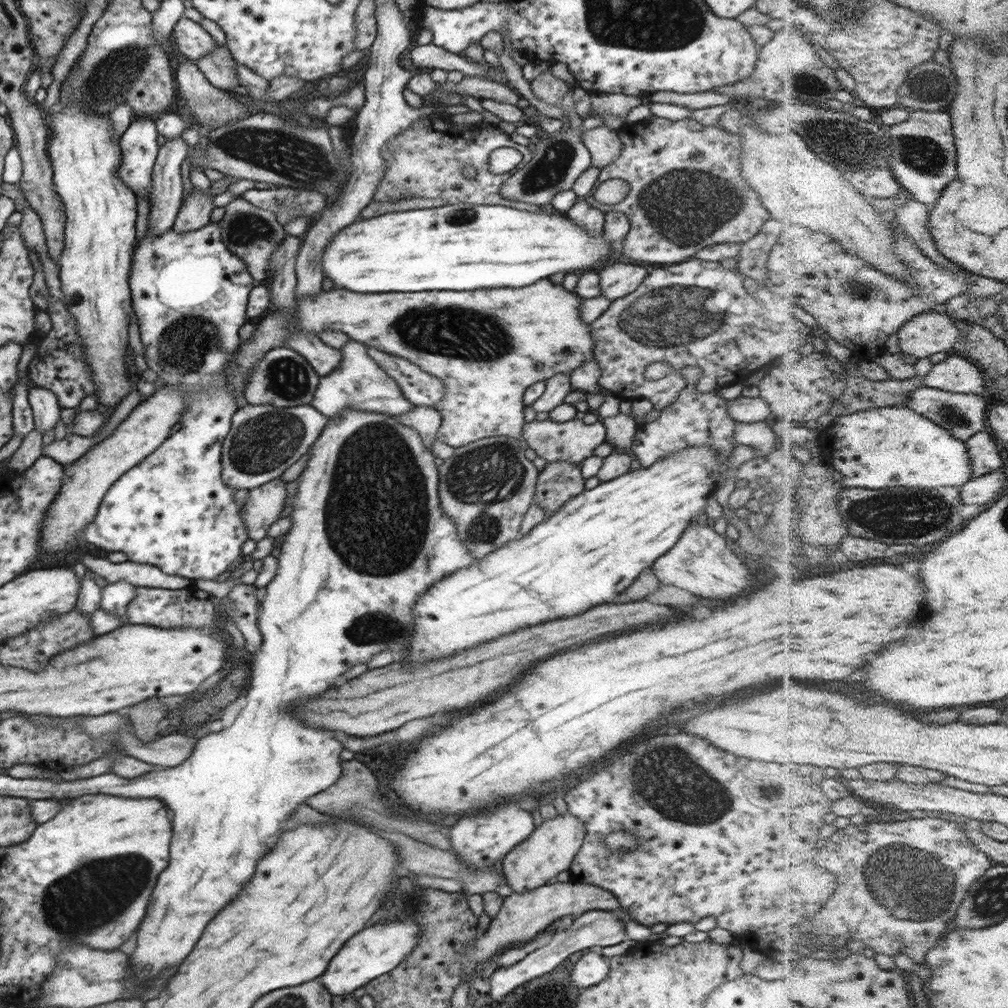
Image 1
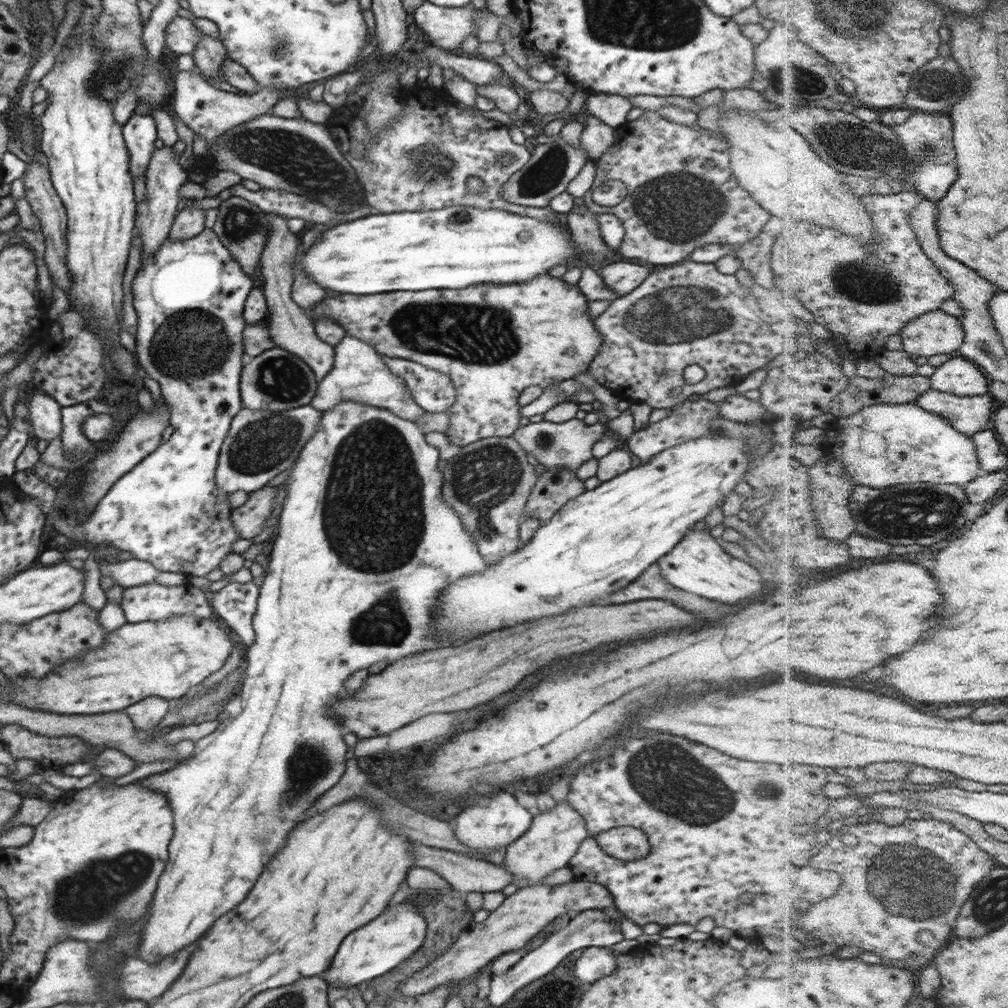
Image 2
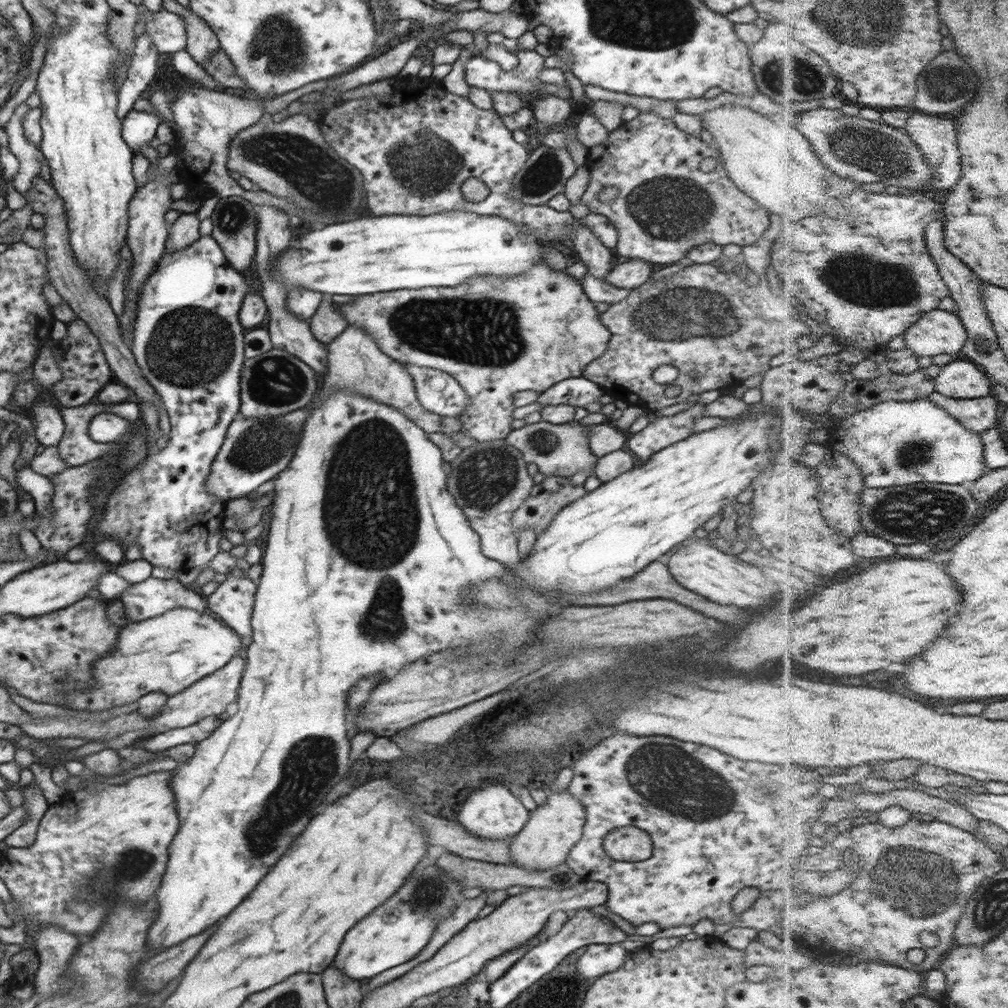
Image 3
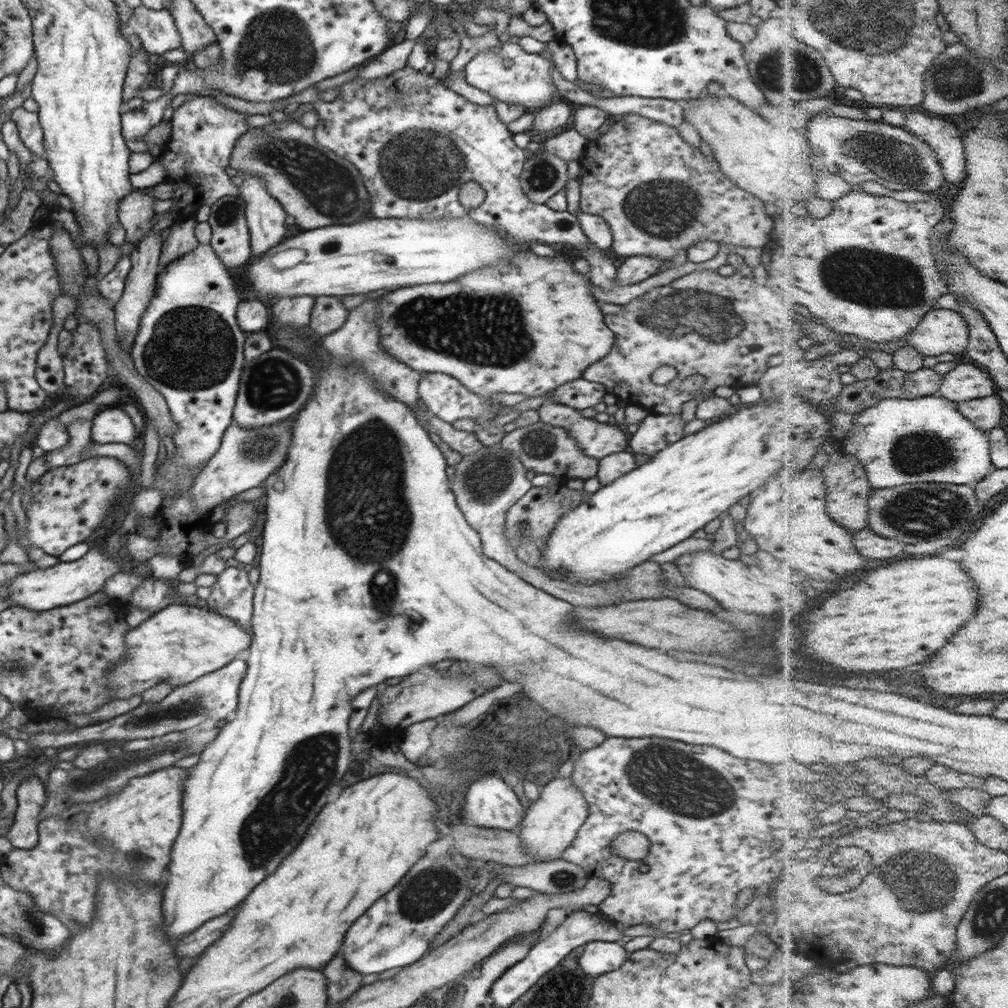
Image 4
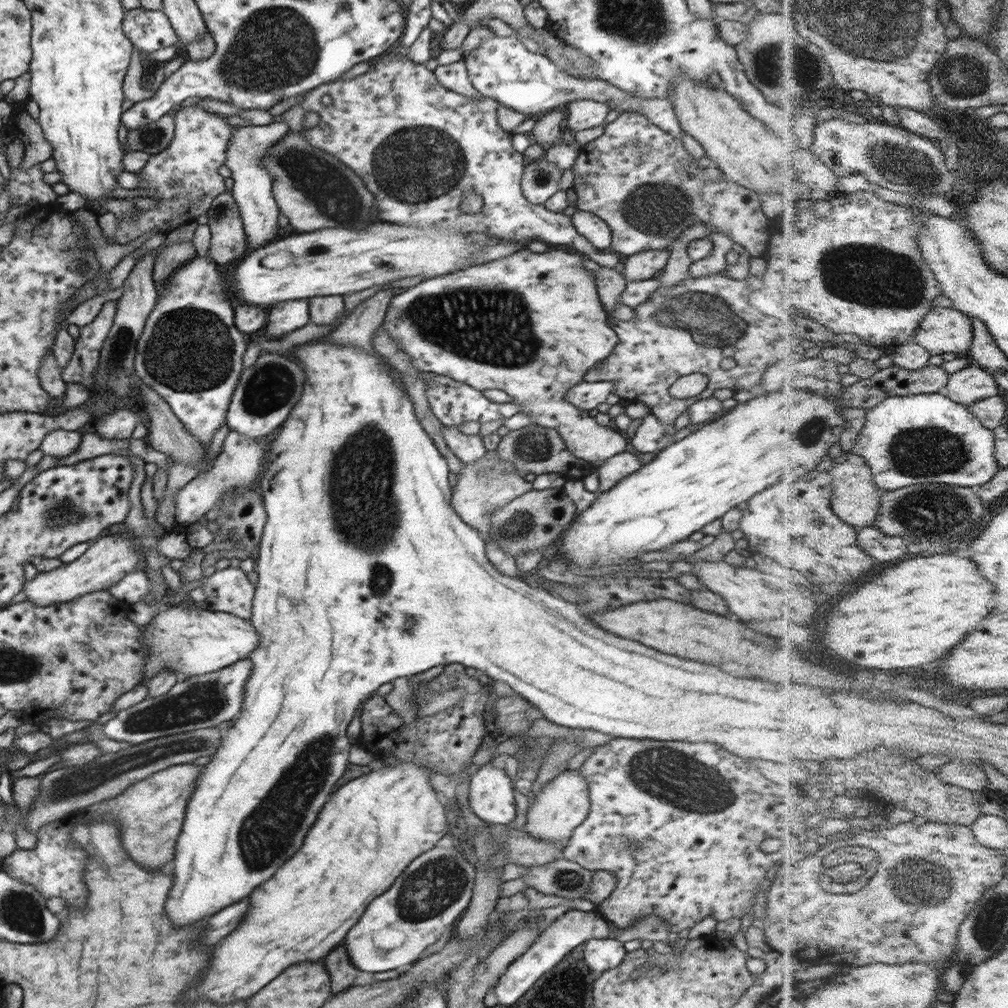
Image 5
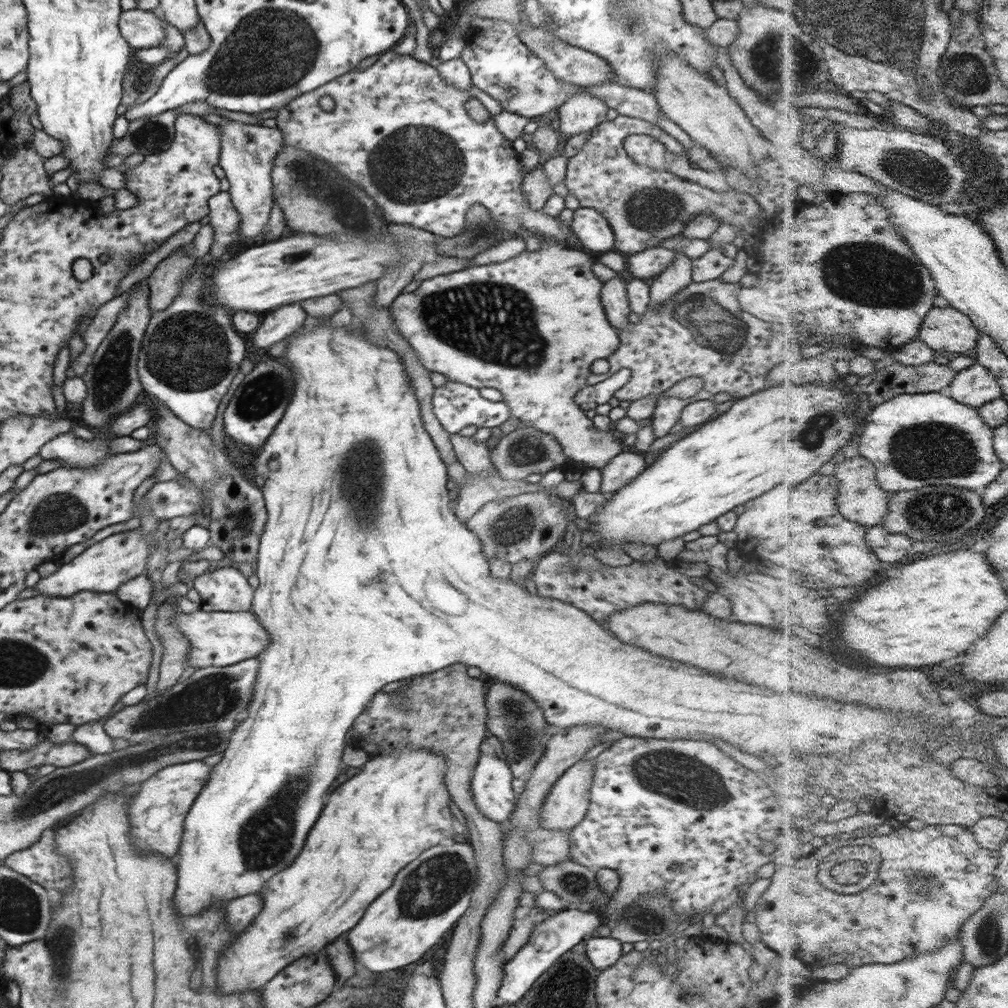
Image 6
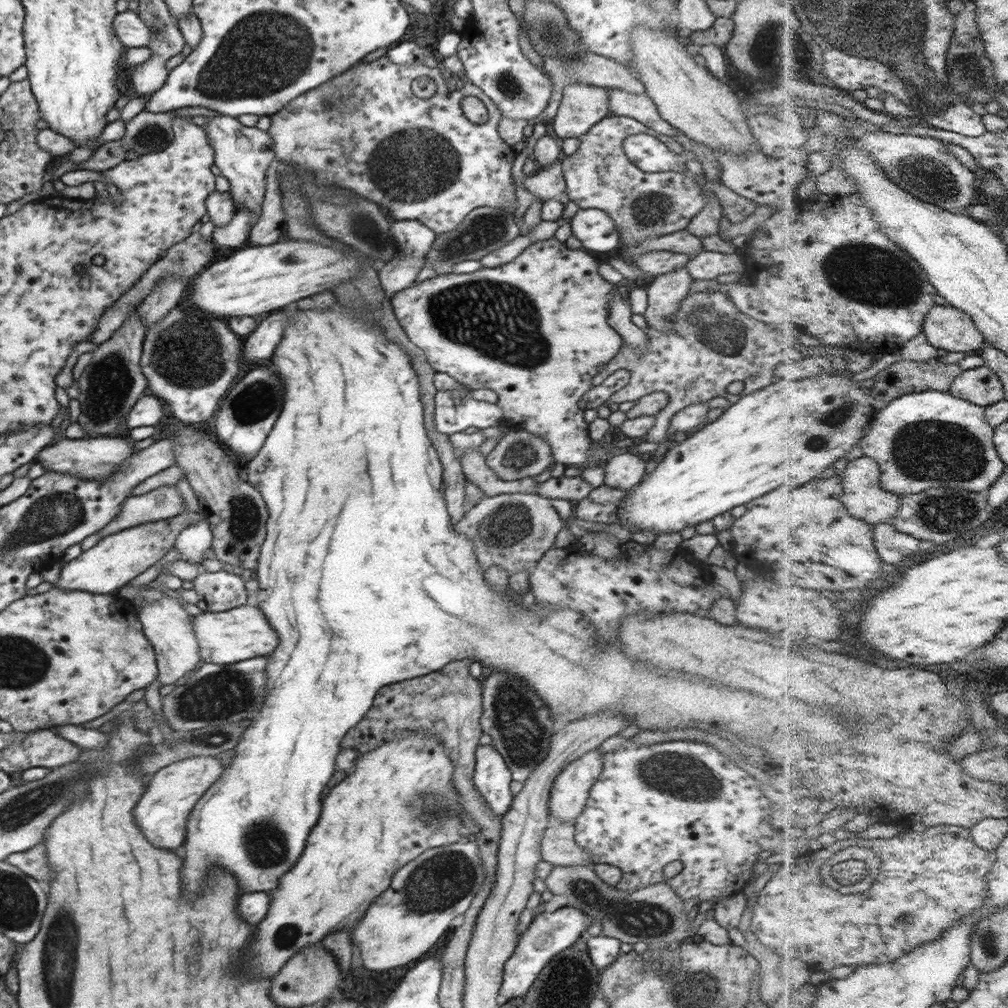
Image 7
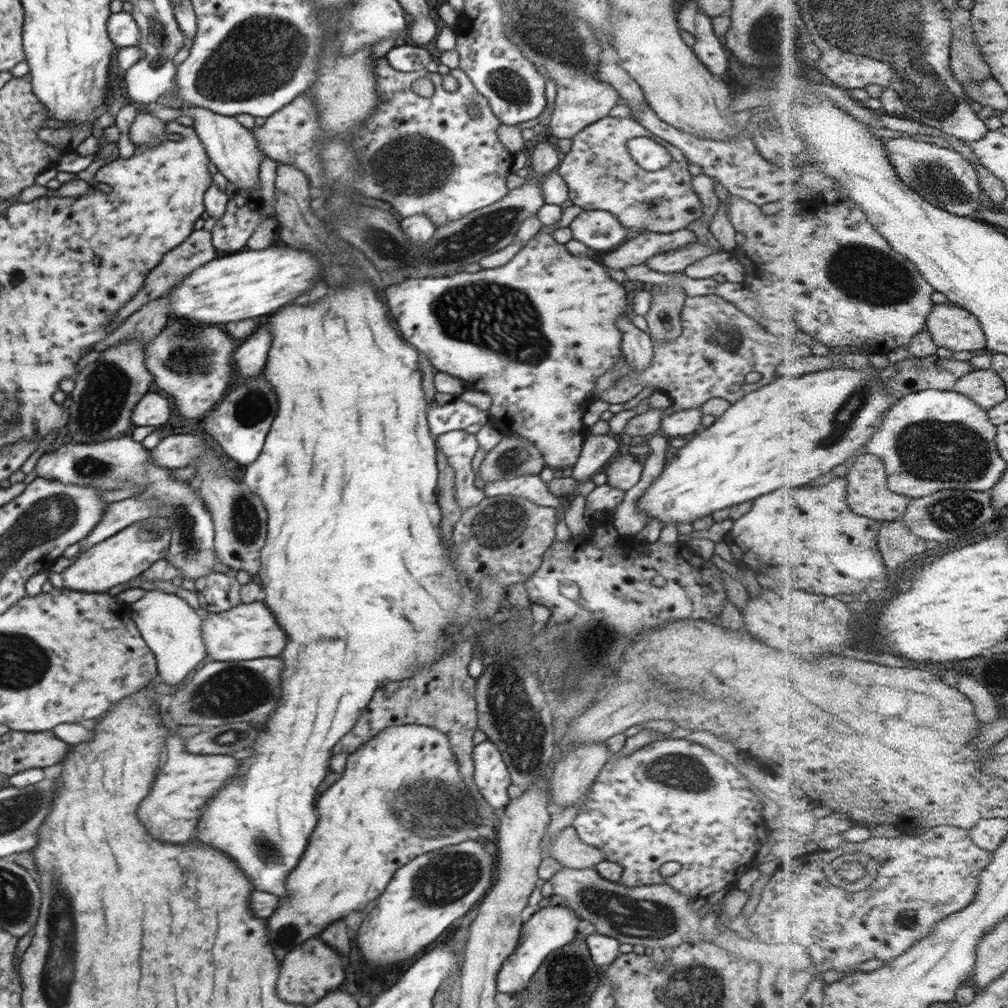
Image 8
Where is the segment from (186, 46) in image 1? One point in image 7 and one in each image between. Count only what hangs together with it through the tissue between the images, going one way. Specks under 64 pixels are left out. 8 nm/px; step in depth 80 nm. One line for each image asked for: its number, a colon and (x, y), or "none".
2: (182, 36)
3: (167, 30)
4: (156, 29)
5: (149, 30)
6: (141, 29)
7: (129, 28)

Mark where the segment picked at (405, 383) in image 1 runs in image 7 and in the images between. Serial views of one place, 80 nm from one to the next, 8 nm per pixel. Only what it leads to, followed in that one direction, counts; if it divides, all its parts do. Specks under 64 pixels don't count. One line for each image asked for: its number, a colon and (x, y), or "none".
2: (434, 392)
3: (437, 391)
4: (447, 398)
5: (453, 403)
6: (456, 405)
7: (455, 410)

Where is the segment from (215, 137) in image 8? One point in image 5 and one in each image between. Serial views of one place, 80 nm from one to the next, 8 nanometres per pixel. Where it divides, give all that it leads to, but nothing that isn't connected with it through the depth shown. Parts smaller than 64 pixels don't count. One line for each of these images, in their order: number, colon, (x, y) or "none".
5: (252, 190)
6: (247, 153)
7: (242, 153)

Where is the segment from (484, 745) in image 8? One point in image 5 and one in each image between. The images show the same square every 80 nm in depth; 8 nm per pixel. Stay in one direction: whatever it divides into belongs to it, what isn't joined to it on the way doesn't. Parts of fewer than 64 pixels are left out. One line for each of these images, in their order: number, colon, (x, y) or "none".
5: (491, 794)
6: (491, 783)
7: (492, 777)

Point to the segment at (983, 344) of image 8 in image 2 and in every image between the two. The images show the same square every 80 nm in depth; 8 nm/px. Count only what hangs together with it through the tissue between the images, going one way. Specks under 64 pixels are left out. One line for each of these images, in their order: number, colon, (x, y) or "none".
2: (938, 332)
3: (939, 332)
4: (943, 330)
5: (945, 329)
6: (946, 328)
7: (953, 329)

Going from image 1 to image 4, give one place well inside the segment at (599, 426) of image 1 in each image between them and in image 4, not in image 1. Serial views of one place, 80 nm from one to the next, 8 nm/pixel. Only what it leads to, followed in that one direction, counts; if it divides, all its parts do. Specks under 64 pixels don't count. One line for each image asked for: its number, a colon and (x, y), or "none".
2: (567, 445)
3: (563, 449)
4: (546, 449)

